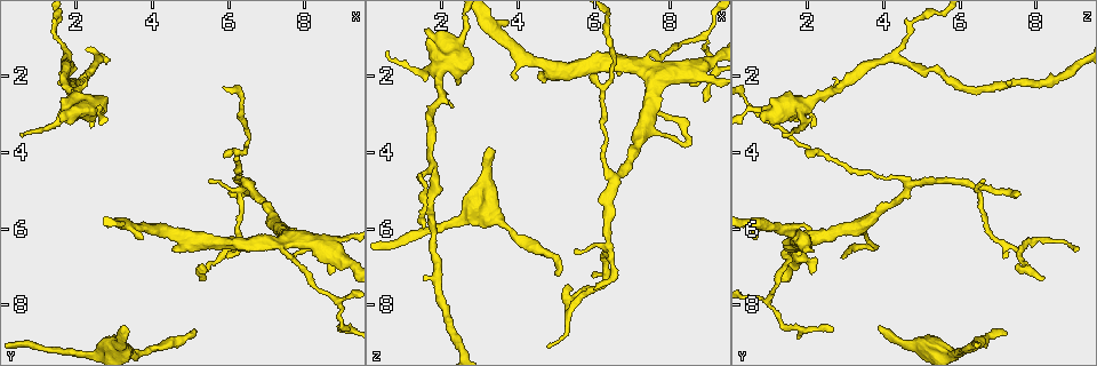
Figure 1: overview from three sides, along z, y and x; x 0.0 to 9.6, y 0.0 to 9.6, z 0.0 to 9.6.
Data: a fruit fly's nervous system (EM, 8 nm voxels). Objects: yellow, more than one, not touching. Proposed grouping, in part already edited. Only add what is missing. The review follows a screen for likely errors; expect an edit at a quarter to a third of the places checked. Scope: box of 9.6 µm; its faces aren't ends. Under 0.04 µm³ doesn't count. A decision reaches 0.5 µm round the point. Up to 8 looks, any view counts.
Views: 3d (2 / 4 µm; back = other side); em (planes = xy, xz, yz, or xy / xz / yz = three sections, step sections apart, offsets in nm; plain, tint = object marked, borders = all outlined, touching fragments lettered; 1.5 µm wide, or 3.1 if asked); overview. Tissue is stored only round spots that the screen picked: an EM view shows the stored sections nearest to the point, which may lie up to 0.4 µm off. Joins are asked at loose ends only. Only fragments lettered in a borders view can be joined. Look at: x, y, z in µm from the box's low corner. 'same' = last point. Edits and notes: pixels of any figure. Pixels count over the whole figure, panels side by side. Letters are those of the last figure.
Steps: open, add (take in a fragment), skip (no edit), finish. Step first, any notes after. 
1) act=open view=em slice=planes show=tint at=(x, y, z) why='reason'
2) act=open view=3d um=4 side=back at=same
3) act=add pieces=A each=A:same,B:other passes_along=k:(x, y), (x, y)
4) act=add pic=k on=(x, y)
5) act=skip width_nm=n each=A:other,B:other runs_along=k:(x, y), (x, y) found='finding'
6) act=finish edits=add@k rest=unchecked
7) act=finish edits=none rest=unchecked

act=open view=em slice=planes show=borders at=(5.05, 8.70, 7.15)

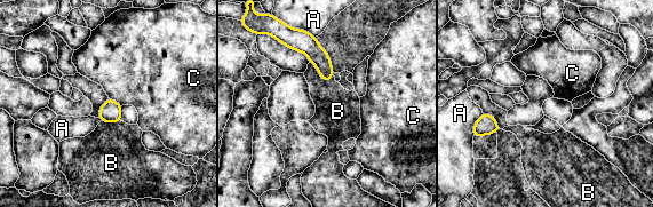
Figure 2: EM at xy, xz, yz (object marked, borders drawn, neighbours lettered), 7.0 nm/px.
act=skip width_nm=150 each=A:other,B:other,C:other border=2:(109, 97), (121, 105) found='no lettered fragment goes on from it'

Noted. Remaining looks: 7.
act=open view=3d um=2 at=(3.25, 8.50, 3.90) why='branch stops here'

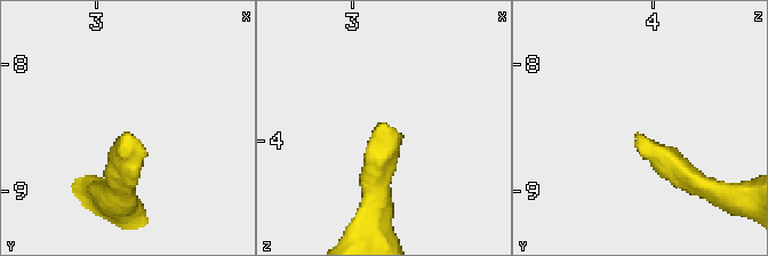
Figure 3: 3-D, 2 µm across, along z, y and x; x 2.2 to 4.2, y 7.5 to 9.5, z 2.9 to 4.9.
act=open view=em slice=planes show=plain at=(3.28, 8.58, 3.84)

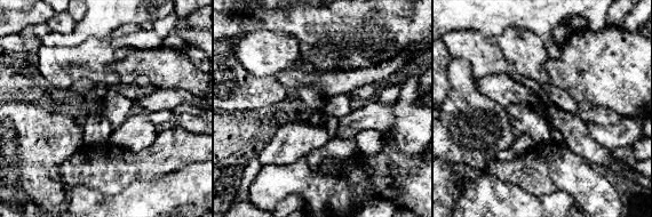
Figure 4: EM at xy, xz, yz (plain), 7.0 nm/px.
act=open view=em slice=planes show=borders at=same why='see the neighbours'

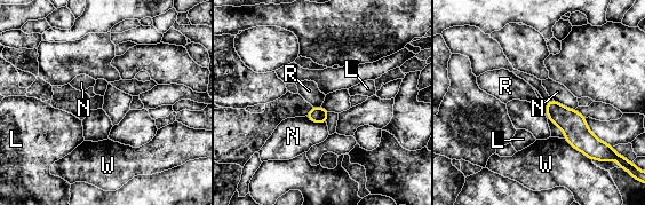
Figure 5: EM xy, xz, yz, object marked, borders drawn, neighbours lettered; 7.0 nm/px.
act=skip width_nm=110 each=L:other,N:other,R:other,W:other border=5:(320, 105), (313, 108) found='none of them fits'

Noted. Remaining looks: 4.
act=open view=3d um=2 at=(2.20, 2.00, 2.60) why='an open end'

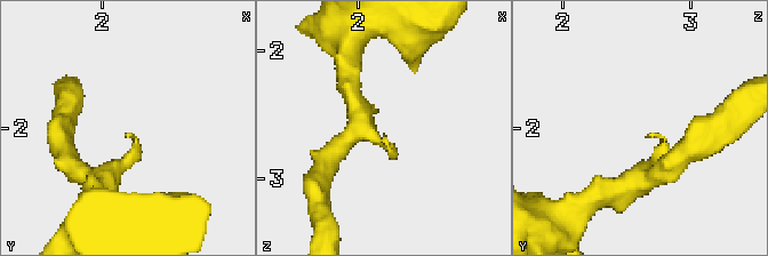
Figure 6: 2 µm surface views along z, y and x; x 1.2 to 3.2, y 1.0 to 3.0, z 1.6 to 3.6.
act=open view=em slice=planes show=tint at=(2.16, 2.06, 2.66) arm_widths_nm=190,200 why='need the tissue'

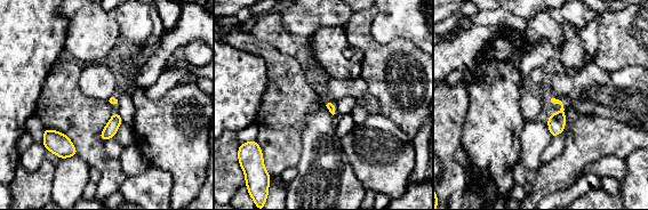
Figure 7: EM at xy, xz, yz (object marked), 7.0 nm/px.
act=open view=em slice=planes show=borders at=same

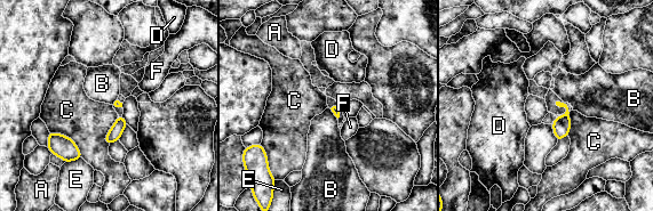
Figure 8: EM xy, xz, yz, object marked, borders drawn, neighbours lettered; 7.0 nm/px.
act=skip each=A:other,B:other,C:other,D:other,E:other,F:other found='no lettered fragment goes on from it'

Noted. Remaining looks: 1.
act=finish edits=none rest=unchecked

